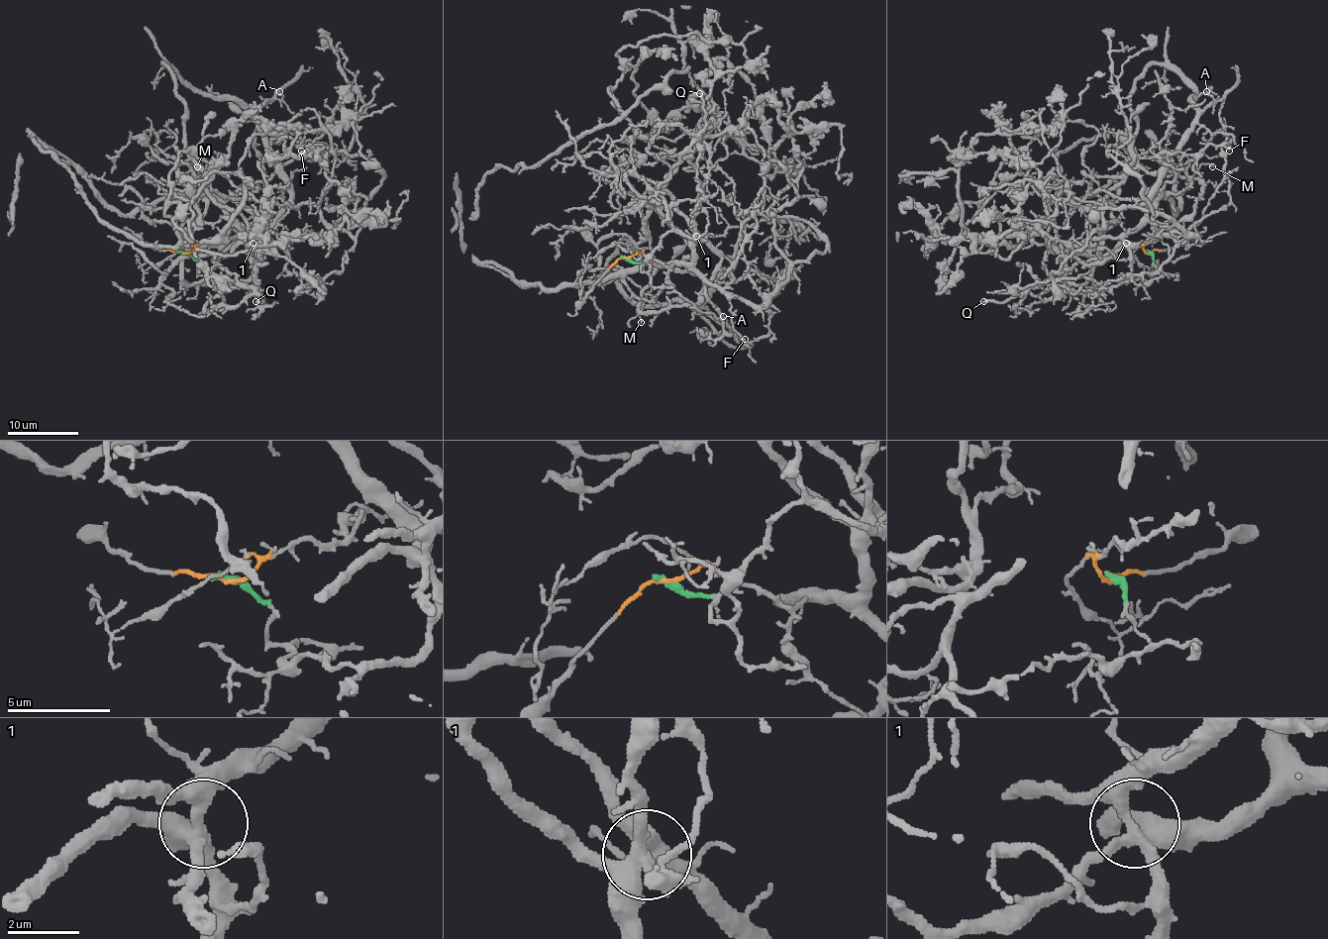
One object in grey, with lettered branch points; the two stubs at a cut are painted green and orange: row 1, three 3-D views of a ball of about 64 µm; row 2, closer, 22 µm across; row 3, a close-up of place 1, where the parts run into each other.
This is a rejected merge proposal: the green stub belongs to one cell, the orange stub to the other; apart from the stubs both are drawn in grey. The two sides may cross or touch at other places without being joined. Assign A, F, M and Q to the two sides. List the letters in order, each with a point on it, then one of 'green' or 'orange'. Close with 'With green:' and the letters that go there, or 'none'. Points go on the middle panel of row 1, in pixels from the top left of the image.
A: (723, 316) | green
F: (745, 339) | green
M: (641, 322) | orange
Q: (699, 93) | orange
With green: A, F

